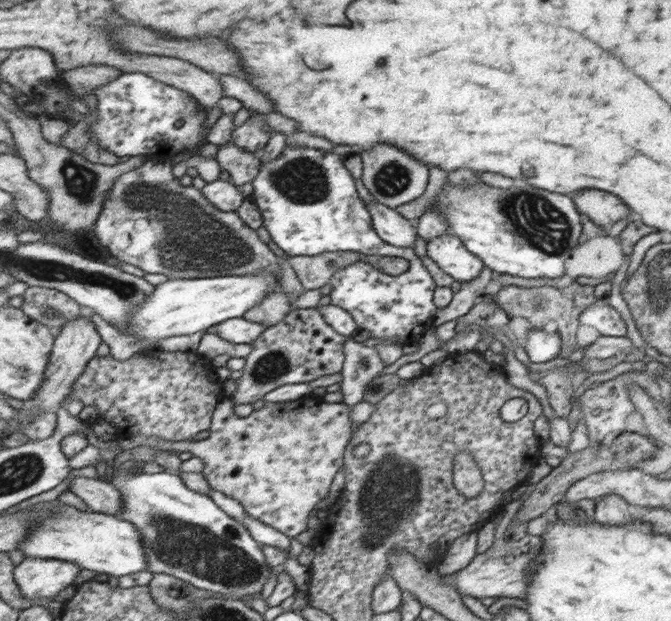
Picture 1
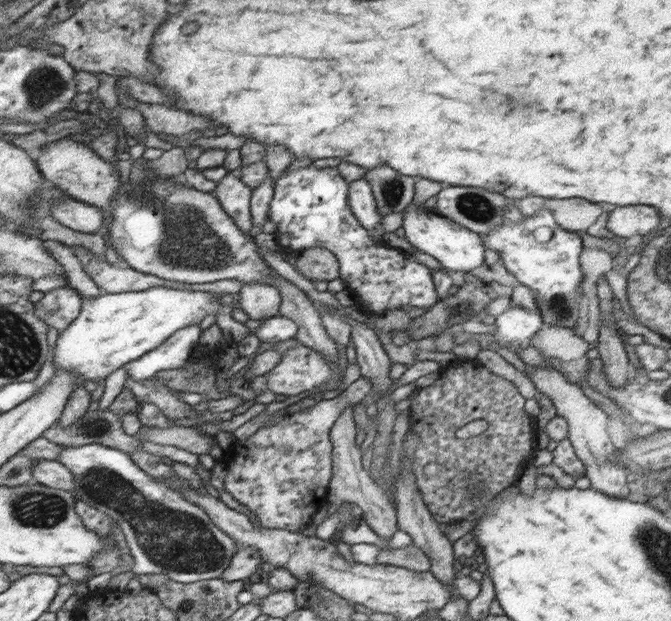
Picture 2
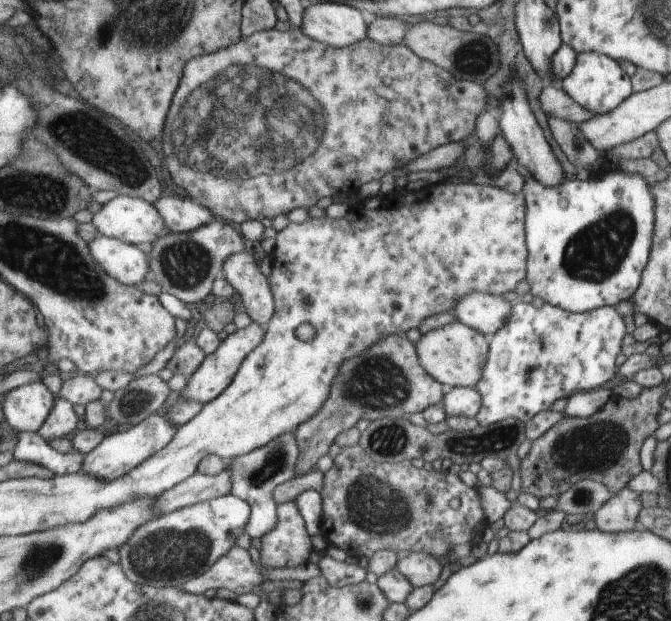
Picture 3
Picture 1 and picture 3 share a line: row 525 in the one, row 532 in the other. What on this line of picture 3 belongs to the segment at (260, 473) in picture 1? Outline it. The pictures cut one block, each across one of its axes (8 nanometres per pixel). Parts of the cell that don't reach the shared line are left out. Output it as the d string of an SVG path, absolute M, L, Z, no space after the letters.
M278 504L275 512L277 524L255 542L260 564L265 568L293 568L307 562L311 542L295 504Z

